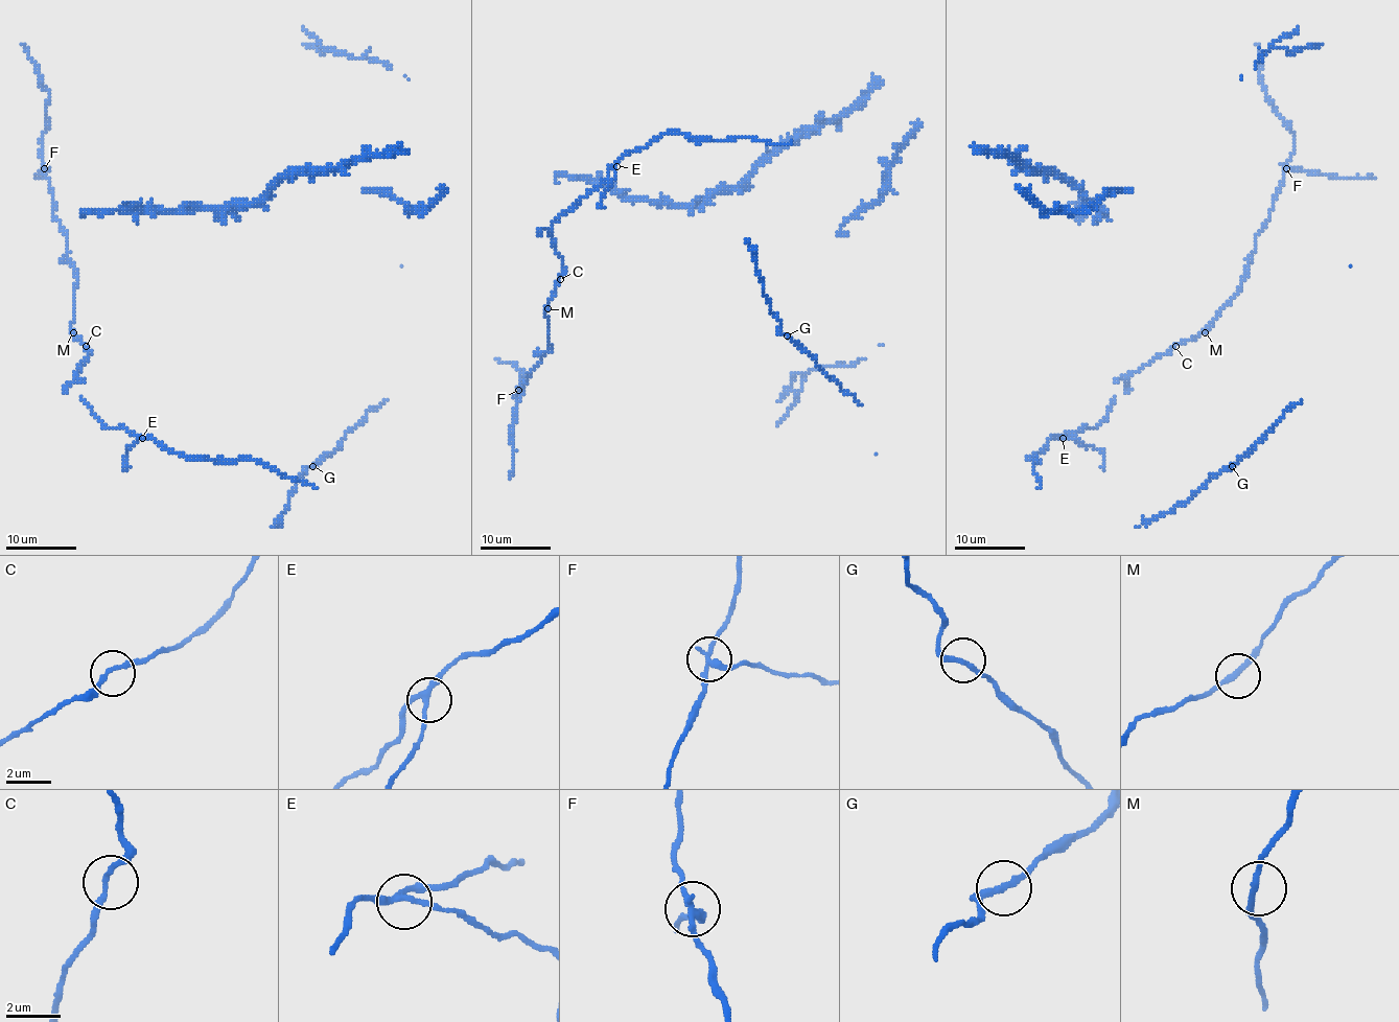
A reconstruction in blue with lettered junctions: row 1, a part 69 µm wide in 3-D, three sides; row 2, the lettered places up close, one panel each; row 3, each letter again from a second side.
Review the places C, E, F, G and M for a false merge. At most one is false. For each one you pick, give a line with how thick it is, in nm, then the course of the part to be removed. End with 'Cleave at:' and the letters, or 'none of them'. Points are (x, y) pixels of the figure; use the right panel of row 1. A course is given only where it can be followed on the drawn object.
F: 200 nm thick; foreign part runs (1286, 168), (1322, 176), (1376, 177)
Cleave at: F

